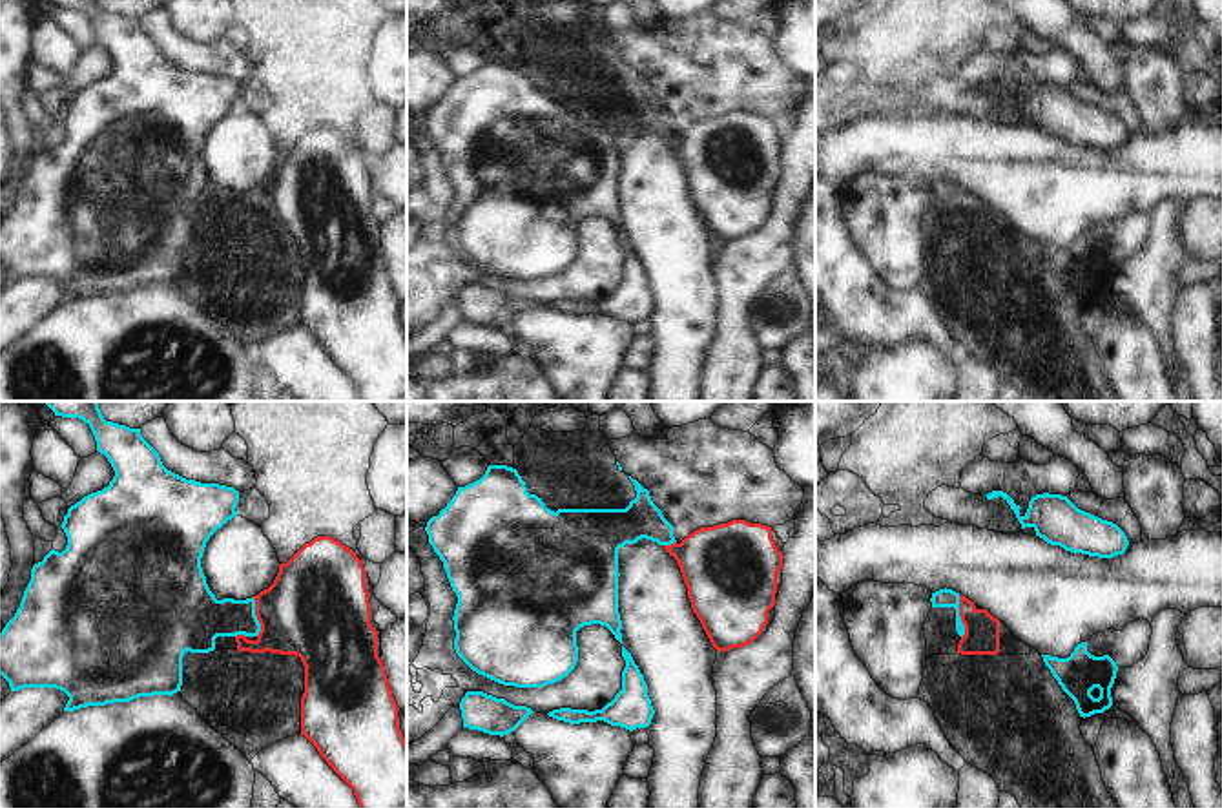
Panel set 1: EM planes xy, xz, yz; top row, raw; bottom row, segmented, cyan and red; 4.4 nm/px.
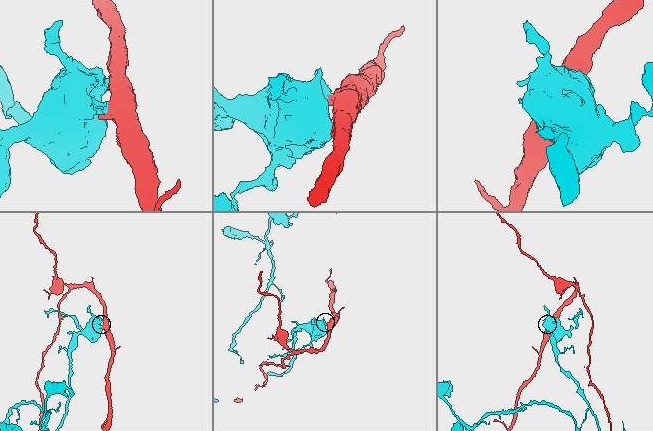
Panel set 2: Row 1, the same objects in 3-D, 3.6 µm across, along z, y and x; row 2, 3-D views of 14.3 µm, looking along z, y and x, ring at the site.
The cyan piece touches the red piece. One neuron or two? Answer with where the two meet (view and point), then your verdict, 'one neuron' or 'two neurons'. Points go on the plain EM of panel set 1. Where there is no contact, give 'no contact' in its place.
yz (960, 208) | two neurons

